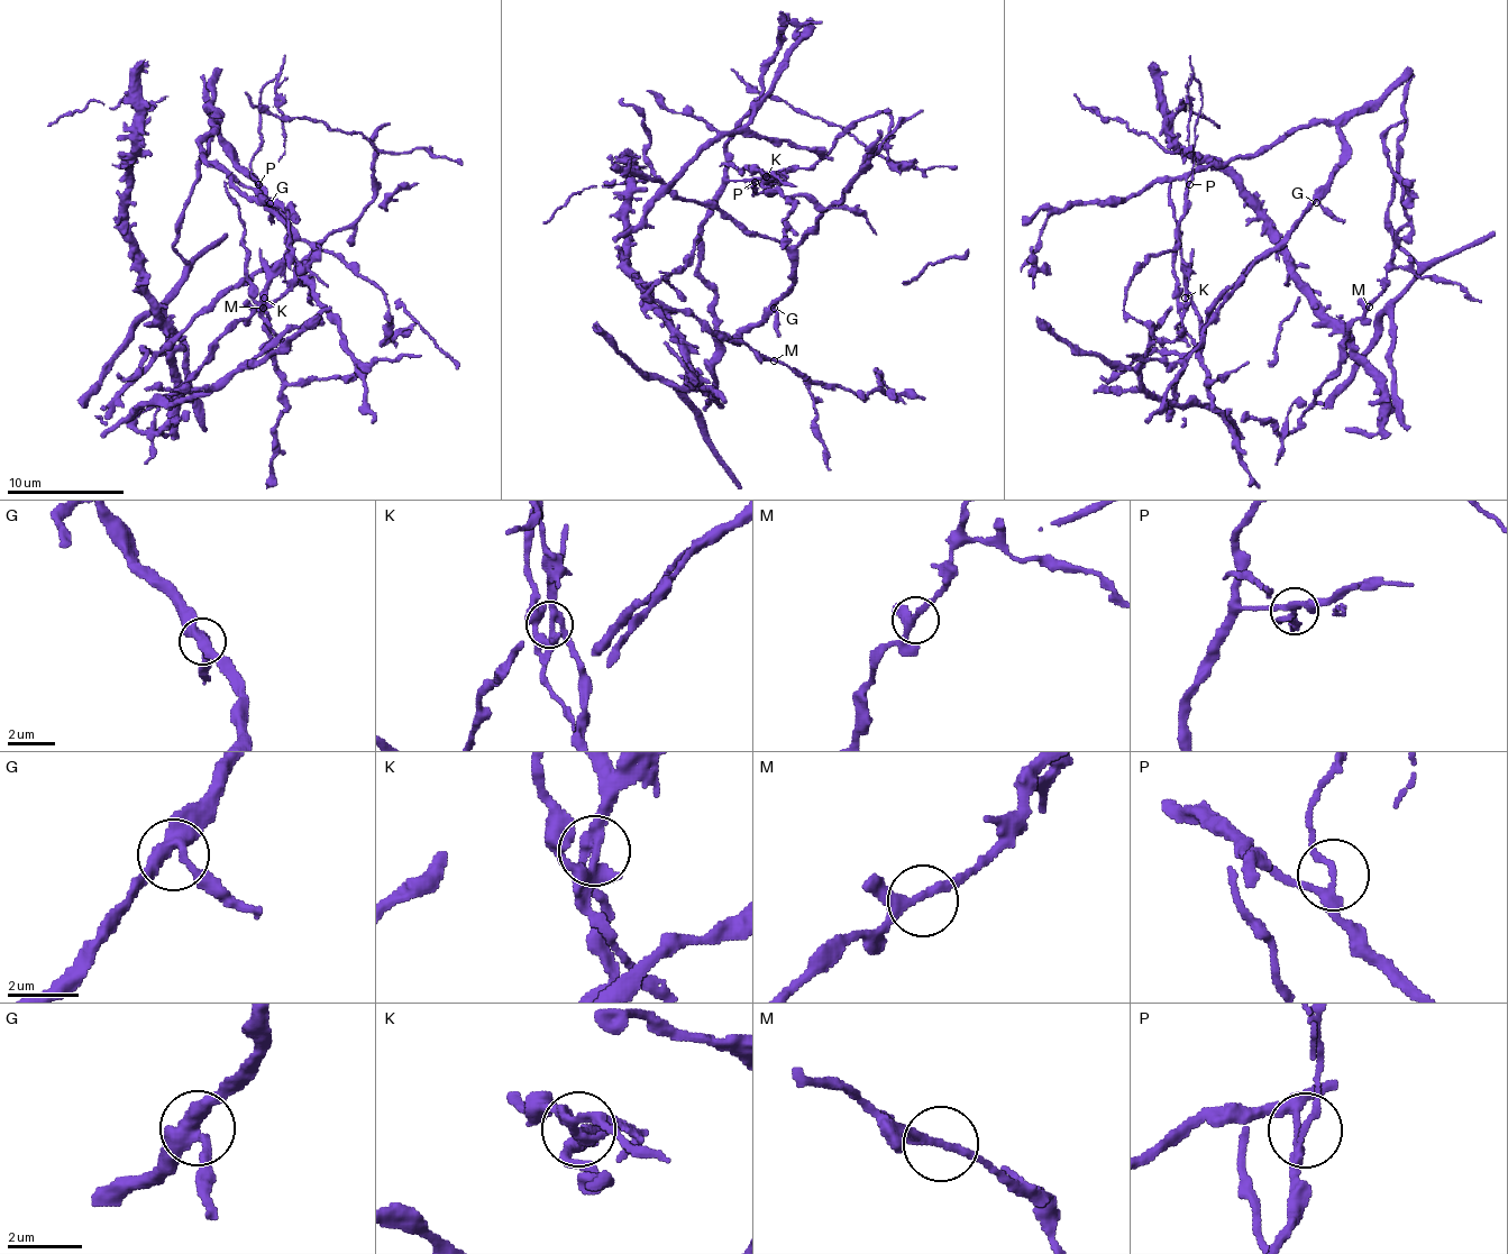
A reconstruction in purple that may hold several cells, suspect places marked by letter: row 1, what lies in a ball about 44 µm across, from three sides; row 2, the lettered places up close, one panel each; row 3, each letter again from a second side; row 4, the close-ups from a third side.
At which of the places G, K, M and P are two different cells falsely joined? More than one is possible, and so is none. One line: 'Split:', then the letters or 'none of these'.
Split: K, P

